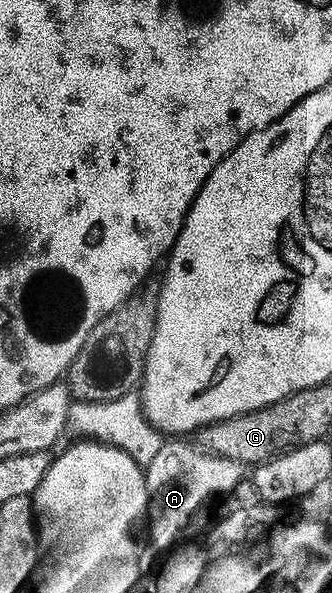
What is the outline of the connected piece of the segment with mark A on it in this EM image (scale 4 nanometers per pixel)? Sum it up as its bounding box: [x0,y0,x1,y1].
[144,440,242,551]

